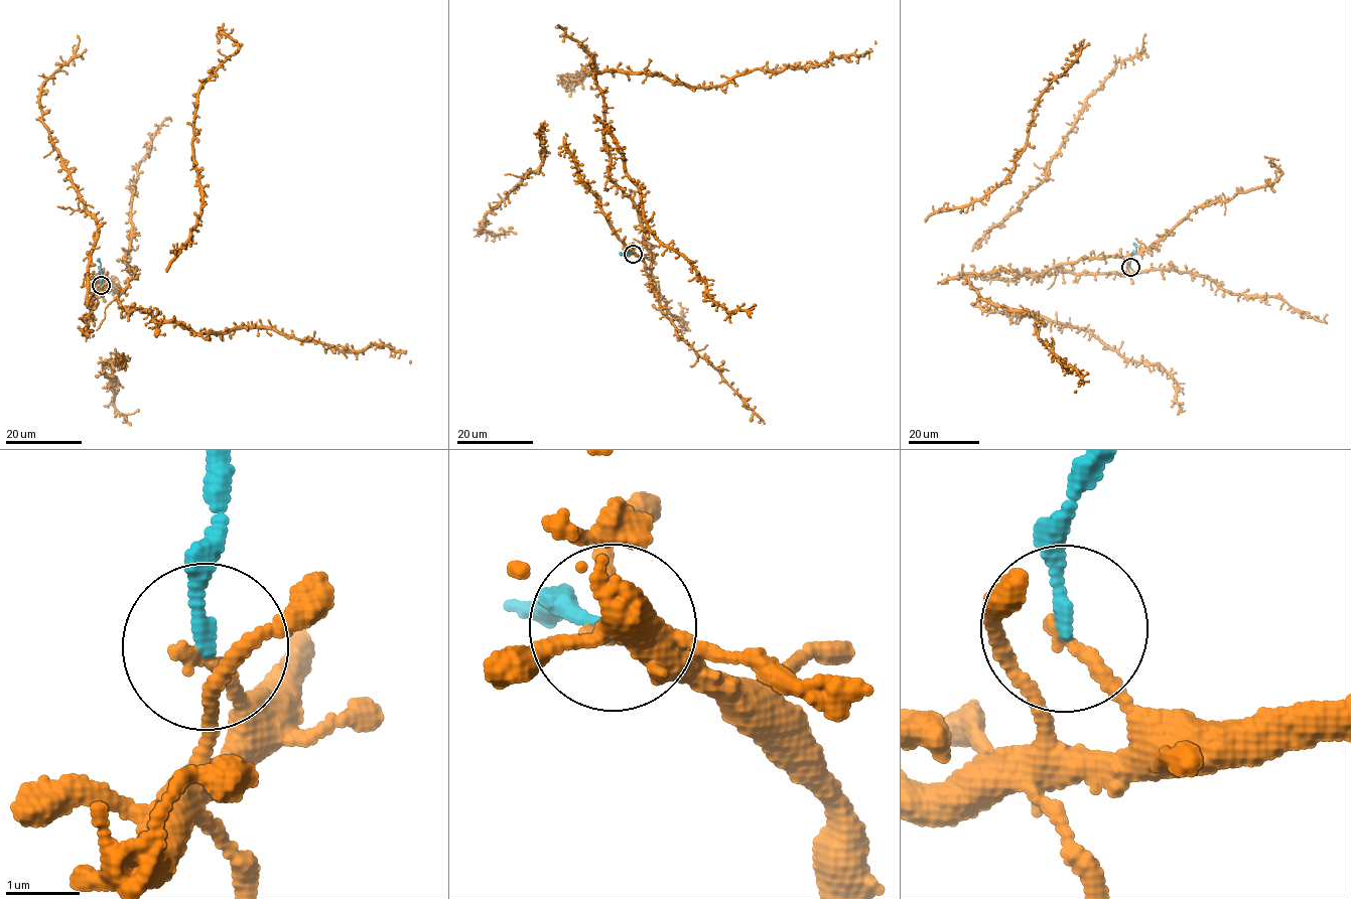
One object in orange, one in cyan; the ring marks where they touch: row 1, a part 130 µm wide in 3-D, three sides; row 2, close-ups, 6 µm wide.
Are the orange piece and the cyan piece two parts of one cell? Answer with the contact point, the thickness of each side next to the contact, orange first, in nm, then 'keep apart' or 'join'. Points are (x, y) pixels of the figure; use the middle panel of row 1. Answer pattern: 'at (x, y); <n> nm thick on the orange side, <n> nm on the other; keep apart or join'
at (633, 254); 180 nm thick on the orange side, 170 nm on the other; keep apart

